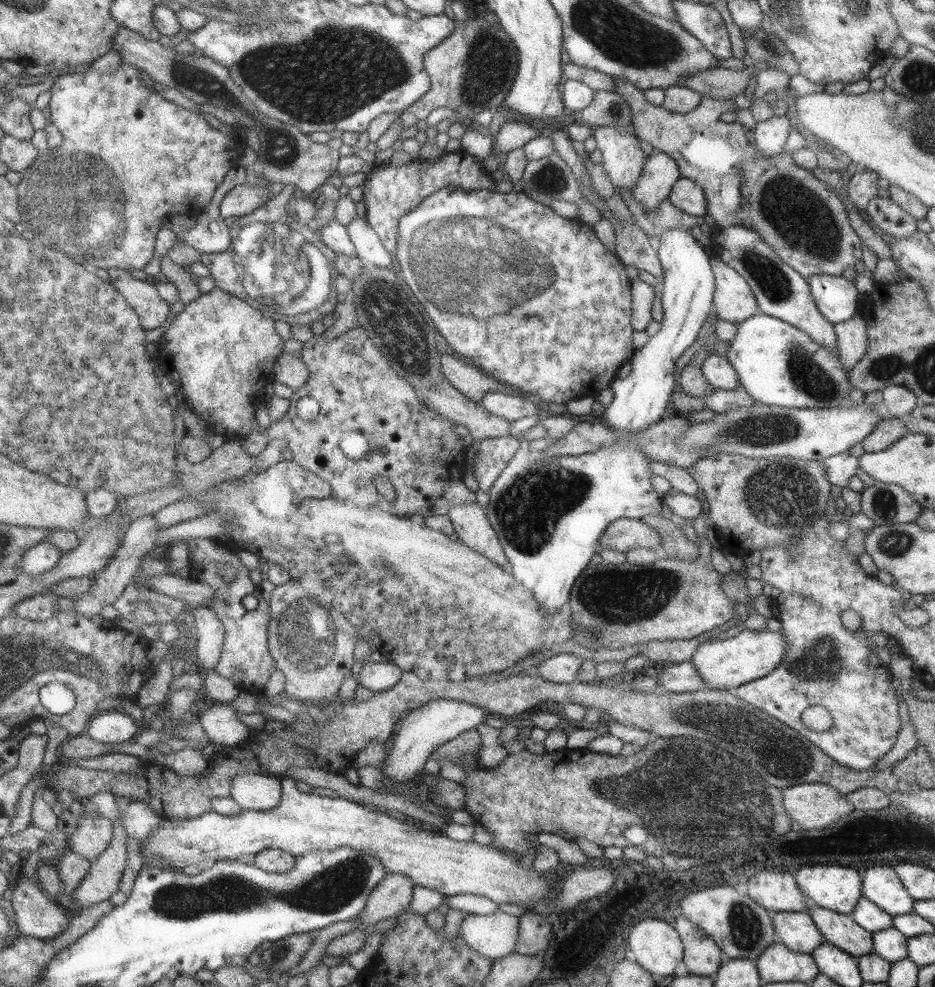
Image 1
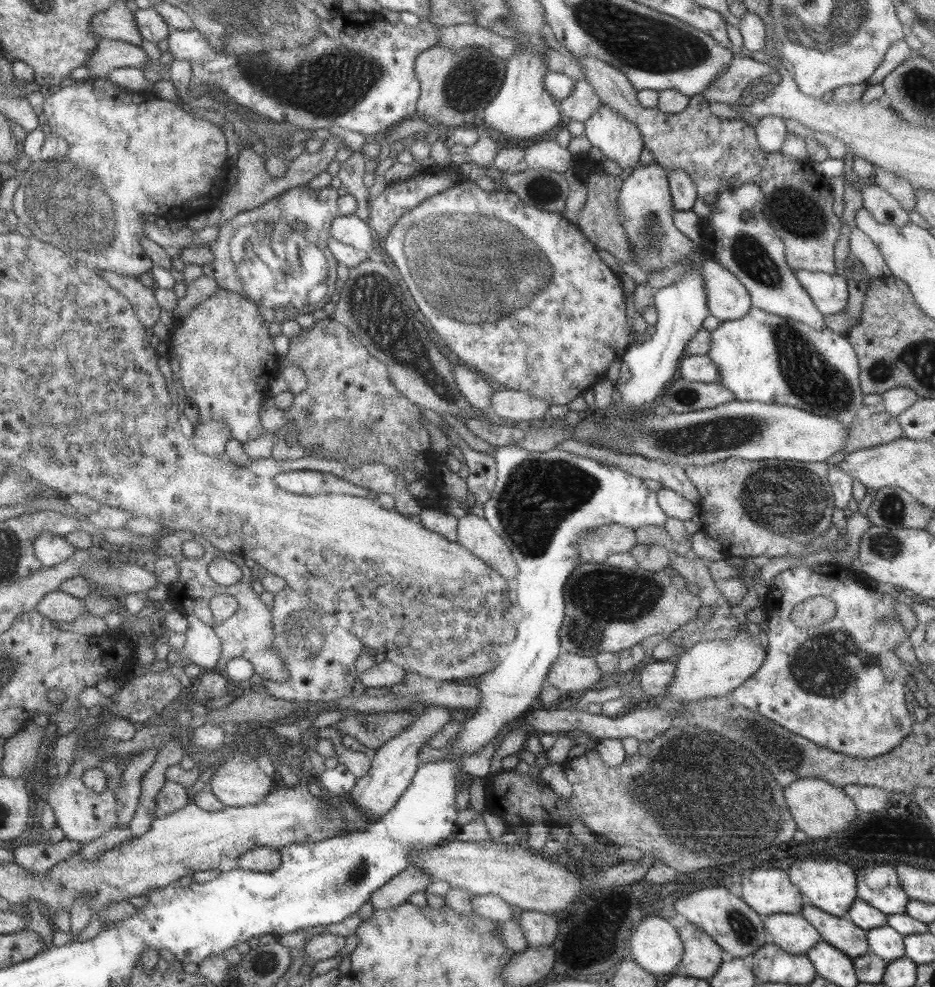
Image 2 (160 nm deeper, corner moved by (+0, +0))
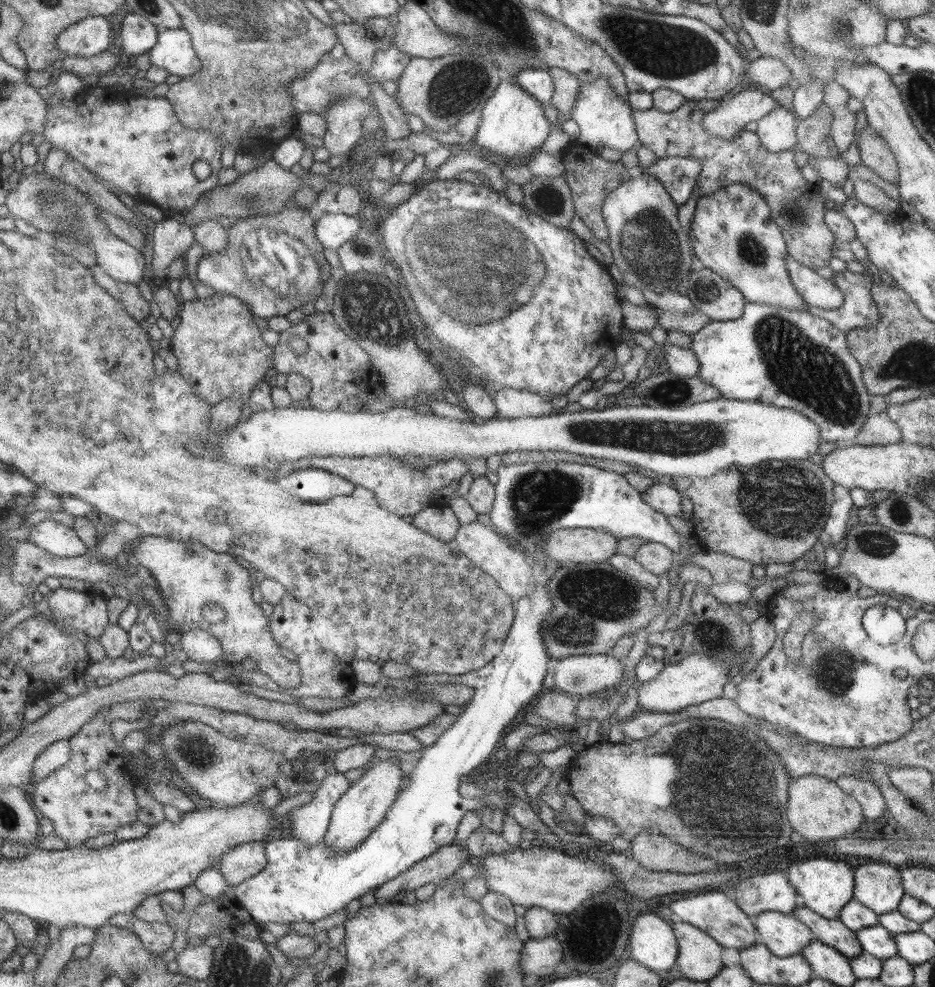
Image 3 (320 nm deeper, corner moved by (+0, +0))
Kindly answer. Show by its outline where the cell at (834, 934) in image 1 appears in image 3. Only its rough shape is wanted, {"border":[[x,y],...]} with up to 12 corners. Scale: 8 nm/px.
{"border":[[805,906],[791,914],[848,959],[862,953],[853,930]]}

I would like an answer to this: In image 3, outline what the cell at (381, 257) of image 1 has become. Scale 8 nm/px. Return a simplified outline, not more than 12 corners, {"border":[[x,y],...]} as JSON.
{"border":[[318,213],[314,235],[324,249],[337,249],[363,220]]}

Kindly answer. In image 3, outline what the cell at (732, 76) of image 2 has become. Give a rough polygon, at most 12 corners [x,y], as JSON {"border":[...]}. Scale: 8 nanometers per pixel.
{"border":[[765,55],[748,62],[743,76],[770,92],[788,85],[791,71]]}

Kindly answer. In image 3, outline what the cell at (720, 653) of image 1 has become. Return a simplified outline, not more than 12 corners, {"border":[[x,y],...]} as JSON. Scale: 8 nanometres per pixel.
{"border":[[696,652],[637,686],[637,710],[721,698],[729,668]]}

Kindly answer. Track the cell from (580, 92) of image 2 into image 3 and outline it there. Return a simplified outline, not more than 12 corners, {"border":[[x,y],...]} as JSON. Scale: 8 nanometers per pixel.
{"border":[[560,68],[546,69],[553,80],[549,104],[571,114],[581,82]]}

